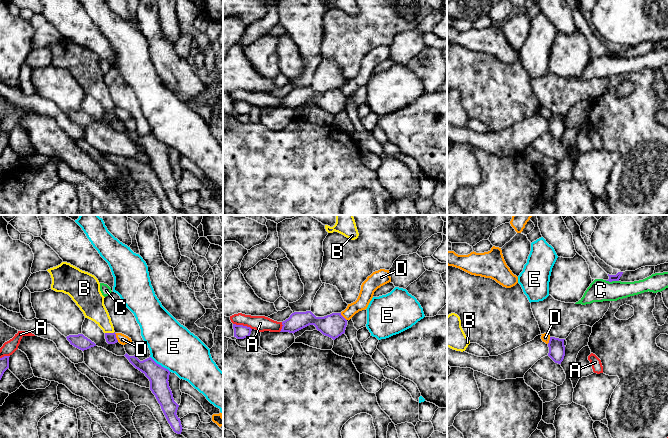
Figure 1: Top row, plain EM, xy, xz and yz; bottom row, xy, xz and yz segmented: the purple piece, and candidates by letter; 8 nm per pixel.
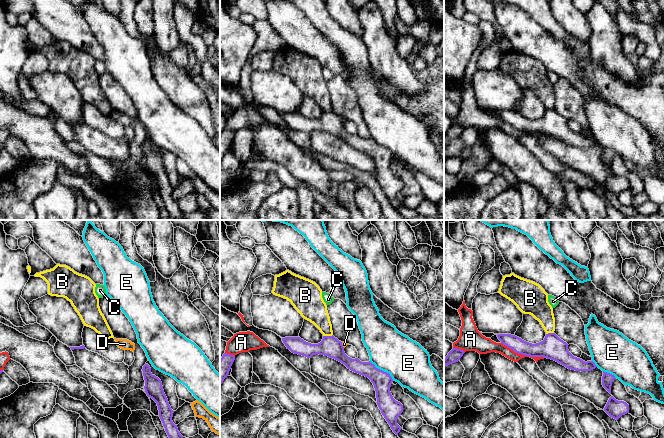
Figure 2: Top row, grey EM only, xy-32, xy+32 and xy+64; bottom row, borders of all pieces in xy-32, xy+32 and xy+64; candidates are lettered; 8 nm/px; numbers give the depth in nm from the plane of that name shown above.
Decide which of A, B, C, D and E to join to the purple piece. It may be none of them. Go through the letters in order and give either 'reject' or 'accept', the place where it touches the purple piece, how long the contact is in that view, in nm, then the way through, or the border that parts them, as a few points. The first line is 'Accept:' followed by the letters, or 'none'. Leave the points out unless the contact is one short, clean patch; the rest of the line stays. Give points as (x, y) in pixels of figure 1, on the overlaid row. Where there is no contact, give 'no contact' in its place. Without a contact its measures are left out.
Accept: none
A: reject; meets purple in xz at (242, 325); contact 160 nm long
B: reject; meets purple in xy at (109, 333); contact 80 nm long; border along xy (114, 331), (105, 333)
C: reject; meets purple in yz at (612, 280); contact 110 nm long
D: reject; meets purple in xy at (115, 337); contact 80 nm long; border along xy (114, 333), (118, 341)
E: reject; meets purple in xy at (160, 365); contact 200 nm long; border along xy (150, 356), (170, 371)

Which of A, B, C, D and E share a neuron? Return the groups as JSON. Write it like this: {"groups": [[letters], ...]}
{"groups": [["A"], ["B"], ["C"], ["D"], ["E"]]}

